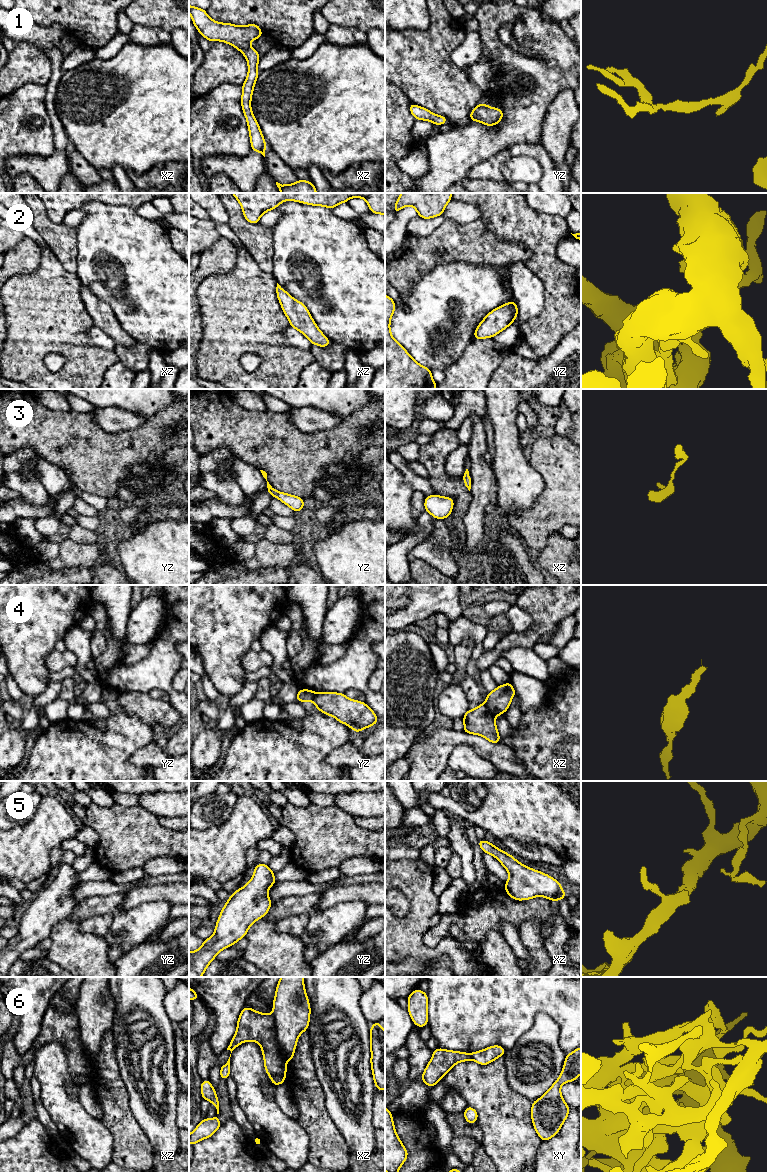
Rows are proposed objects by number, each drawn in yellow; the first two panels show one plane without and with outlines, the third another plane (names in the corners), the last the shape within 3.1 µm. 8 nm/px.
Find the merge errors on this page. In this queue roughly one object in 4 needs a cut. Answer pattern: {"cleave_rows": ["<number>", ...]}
{"cleave_rows": ["4"]}

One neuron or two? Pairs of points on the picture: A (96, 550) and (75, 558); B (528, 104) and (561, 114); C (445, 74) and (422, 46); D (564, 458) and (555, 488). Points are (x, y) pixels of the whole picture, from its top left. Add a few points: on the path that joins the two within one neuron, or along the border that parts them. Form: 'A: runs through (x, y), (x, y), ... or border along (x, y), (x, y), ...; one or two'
A: runs through (91, 554), (80, 554); one
B: border along (561, 91), (547, 109), (540, 132); two
C: runs through (438, 67), (424, 53); one
D: runs through (564, 465), (564, 479), (562, 481); one

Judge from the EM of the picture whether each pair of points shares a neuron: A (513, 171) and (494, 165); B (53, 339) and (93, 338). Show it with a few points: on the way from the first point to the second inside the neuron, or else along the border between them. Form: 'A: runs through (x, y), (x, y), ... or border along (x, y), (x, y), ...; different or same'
A: border along (511, 155), (502, 168), (504, 180); different
B: border along (85, 332), (86, 339), (92, 345), (108, 349); different

